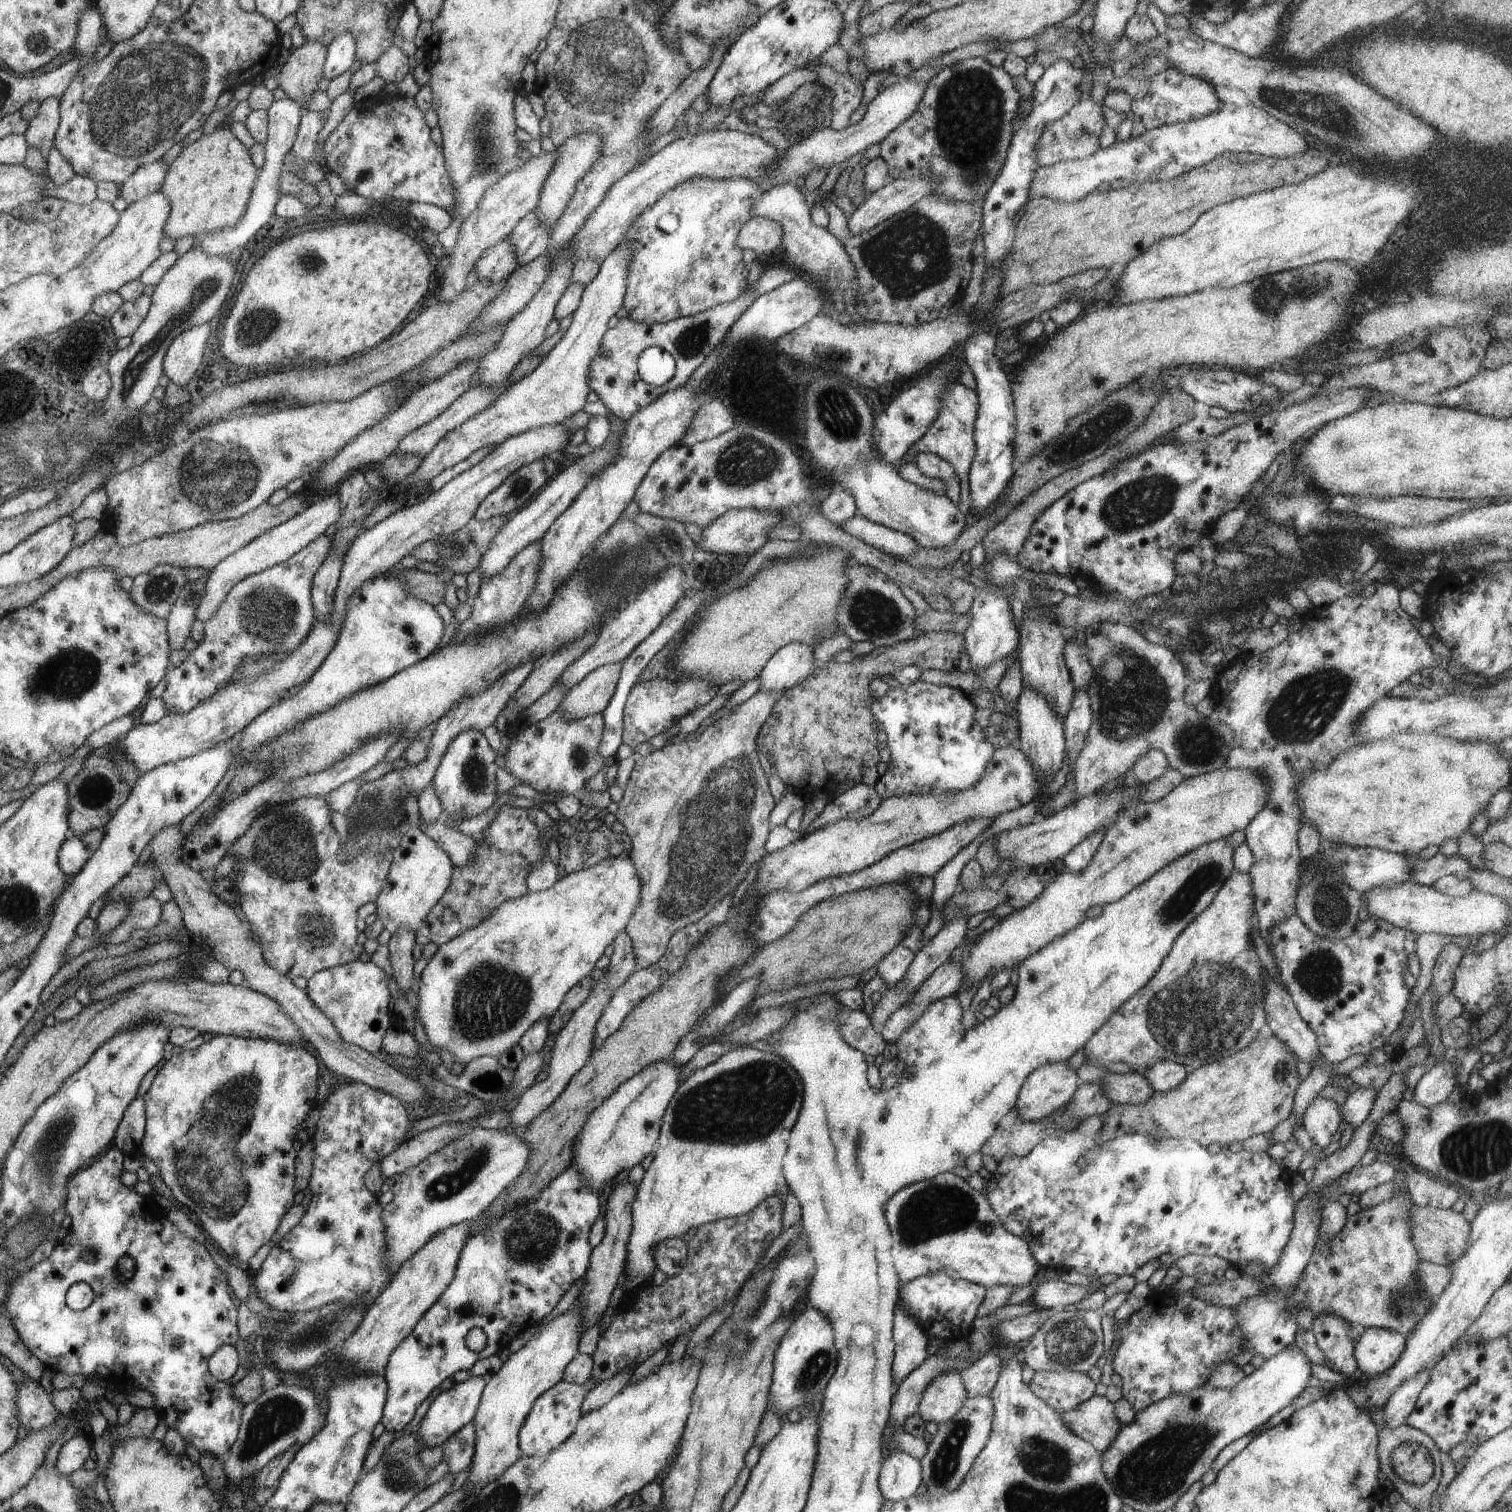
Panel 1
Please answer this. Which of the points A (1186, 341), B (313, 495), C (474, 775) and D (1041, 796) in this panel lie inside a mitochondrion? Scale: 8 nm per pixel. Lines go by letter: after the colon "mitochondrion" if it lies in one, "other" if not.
A: other
B: other
C: mitochondrion
D: other

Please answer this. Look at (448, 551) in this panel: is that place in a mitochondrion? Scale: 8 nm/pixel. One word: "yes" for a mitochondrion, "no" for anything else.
yes

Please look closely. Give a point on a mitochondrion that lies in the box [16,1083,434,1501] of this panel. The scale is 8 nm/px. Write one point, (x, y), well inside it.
(275, 1417)

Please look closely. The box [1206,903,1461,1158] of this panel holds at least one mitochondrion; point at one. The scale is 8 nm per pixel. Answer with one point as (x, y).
(1319, 975)

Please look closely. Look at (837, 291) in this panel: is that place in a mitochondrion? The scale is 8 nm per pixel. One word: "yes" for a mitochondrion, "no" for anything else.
no

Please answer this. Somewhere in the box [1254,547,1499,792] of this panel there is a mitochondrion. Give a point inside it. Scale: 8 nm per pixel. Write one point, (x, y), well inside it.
(1301, 711)

